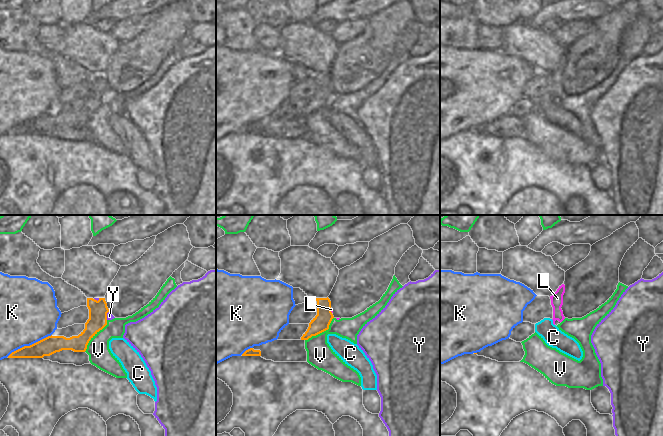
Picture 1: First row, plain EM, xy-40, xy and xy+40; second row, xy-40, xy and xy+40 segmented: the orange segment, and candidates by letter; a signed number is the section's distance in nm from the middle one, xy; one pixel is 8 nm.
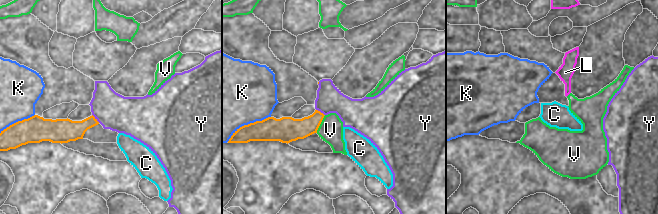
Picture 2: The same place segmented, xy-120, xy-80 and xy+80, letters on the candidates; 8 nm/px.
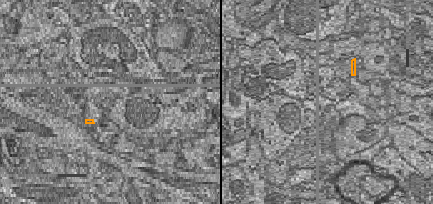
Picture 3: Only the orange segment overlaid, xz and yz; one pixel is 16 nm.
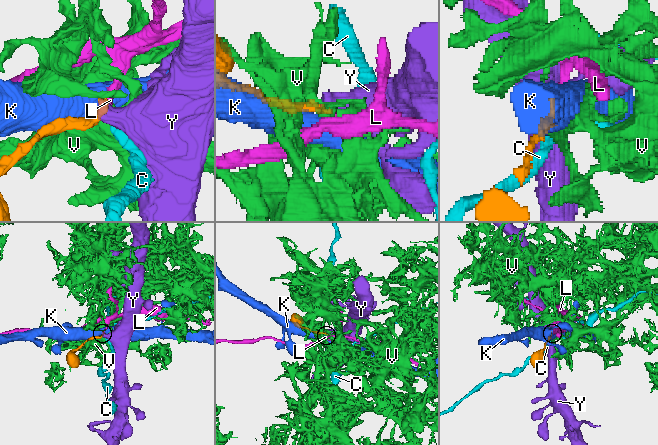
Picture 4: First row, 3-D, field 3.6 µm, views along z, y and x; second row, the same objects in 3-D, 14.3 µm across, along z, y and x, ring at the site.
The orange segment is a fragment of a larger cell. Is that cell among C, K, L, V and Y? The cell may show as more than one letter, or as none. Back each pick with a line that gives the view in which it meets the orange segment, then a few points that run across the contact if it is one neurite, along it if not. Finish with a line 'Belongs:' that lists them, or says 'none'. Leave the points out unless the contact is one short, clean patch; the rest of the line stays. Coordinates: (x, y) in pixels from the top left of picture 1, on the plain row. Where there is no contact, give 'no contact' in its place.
L: xy | xy (321, 98), (330, 86), (331, 85)
Belongs: L

